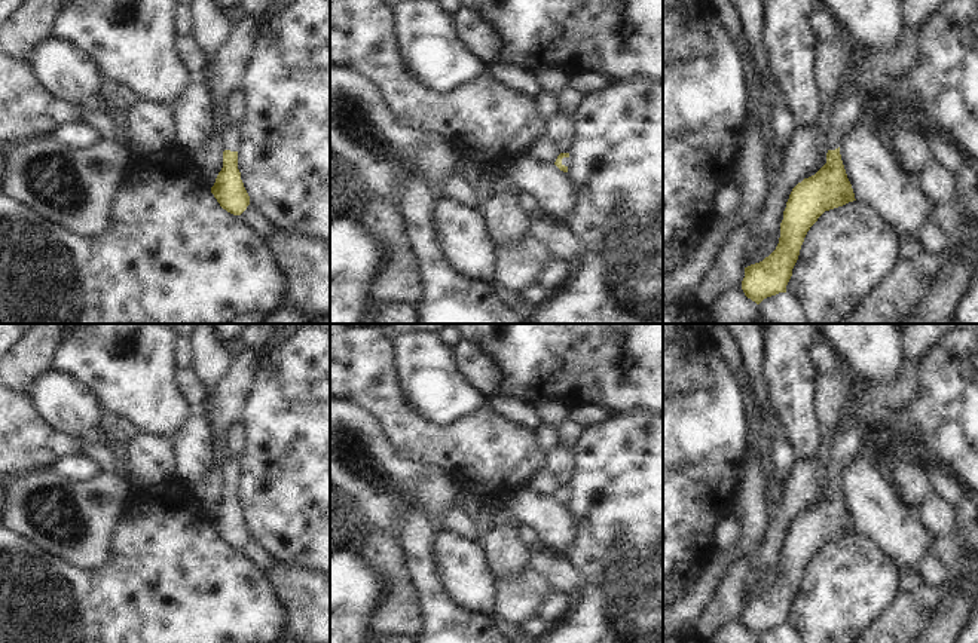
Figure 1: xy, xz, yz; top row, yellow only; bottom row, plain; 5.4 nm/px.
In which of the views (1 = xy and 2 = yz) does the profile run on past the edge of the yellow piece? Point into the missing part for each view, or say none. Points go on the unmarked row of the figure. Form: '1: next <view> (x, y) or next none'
1: next xy (231, 467)
2: next yz (847, 446)

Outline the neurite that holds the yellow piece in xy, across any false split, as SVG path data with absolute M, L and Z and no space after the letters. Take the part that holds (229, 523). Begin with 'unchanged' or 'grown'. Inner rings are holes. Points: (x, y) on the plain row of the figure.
grown; M226 448L223 462L223 500L218 505L211 526L223 542L233 548L241 548L250 538L250 529L241 512L238 502L238 480L241 477L239 459Z

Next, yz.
grown; M853 431L835 438L828 463L826 496L792 521L776 582L762 594L745 600L742 622L757 637L767 630L786 625L804 570L817 551L825 544L856 533L840 478L850 459L861 456L862 443L864 438Z

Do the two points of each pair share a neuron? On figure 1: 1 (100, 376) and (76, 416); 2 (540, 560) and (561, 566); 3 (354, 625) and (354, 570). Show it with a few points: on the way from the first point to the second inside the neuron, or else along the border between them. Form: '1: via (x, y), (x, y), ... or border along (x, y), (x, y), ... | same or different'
1: border along (60, 373), (81, 380), (94, 394), (103, 413) | different
2: via (544, 562), (556, 566) | same
3: via (354, 612), (354, 584) | same

